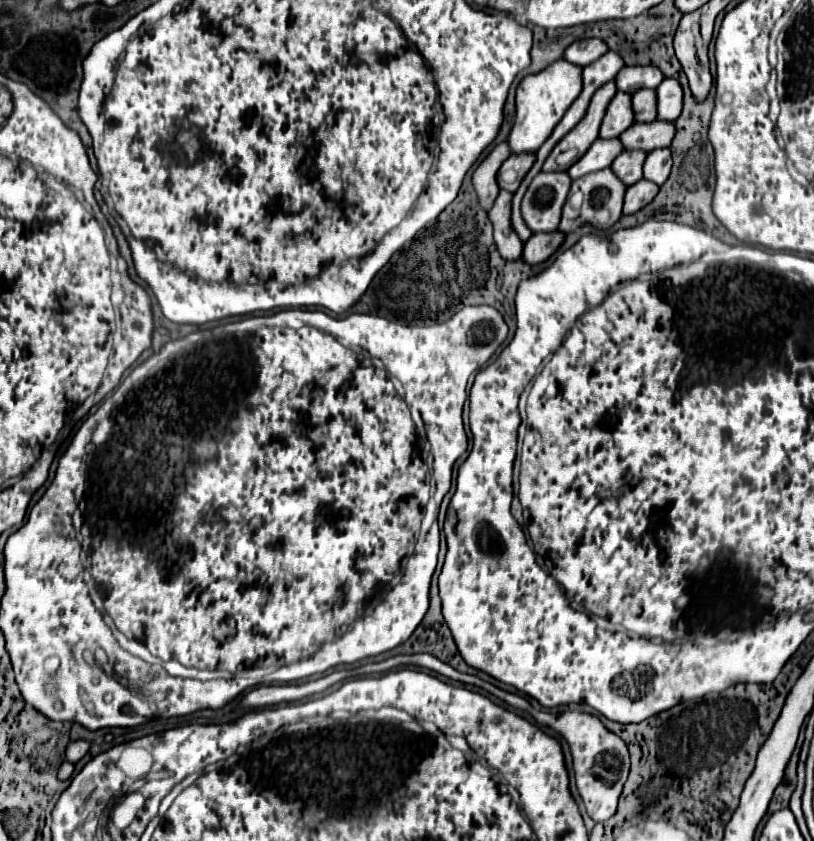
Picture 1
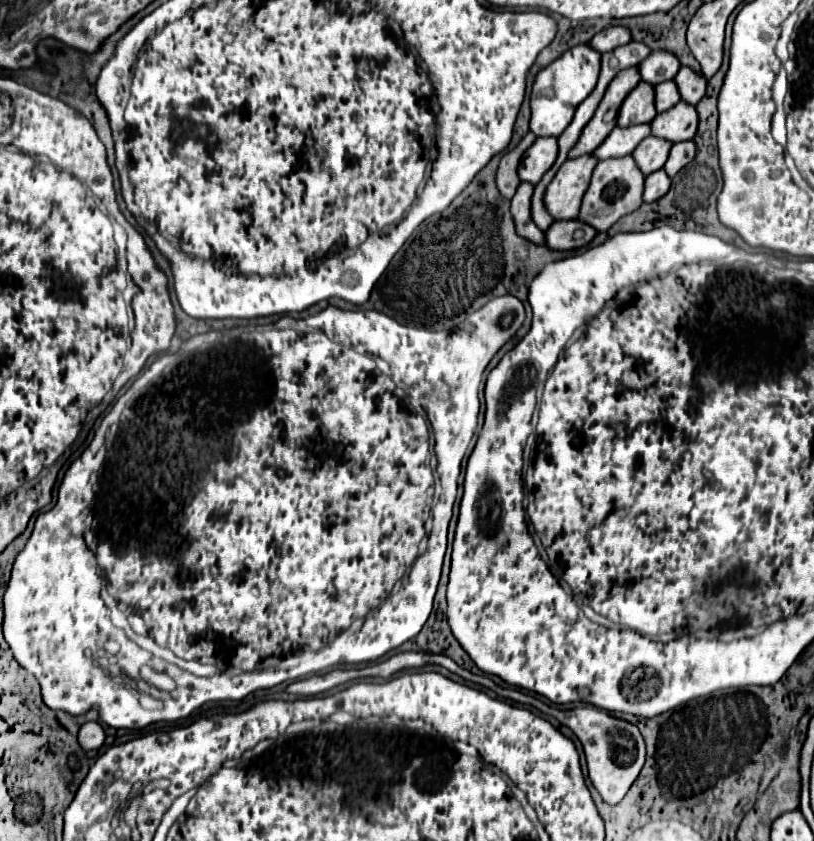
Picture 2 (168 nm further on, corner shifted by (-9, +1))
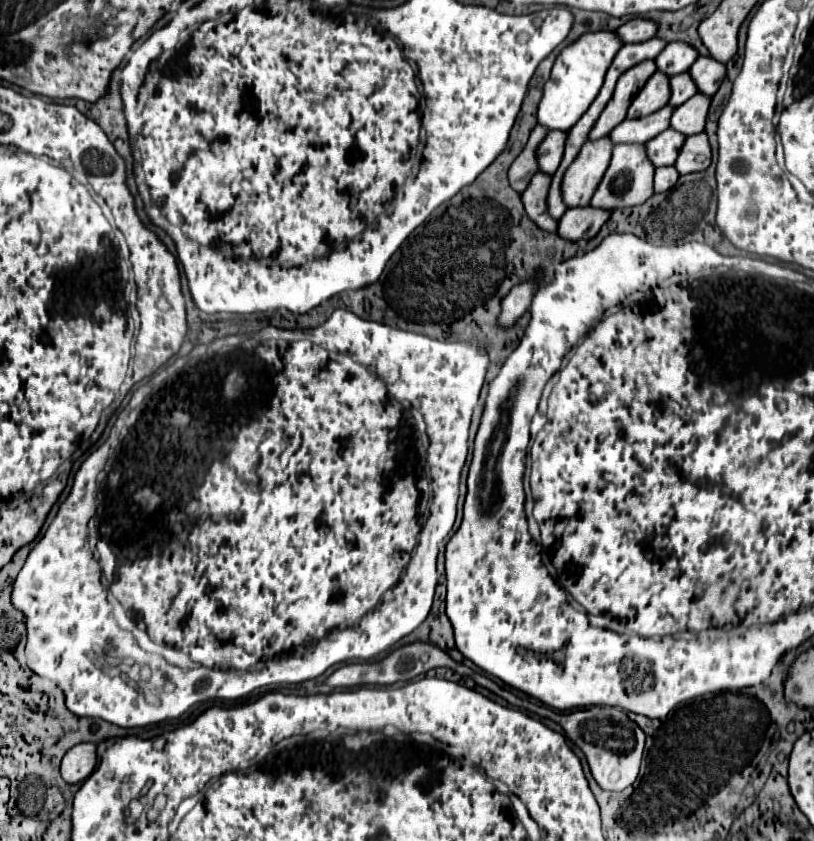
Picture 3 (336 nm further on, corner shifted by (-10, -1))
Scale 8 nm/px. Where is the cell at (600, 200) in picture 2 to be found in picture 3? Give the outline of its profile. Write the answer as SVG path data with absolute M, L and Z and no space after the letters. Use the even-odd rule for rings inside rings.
M642 144L614 146L610 166L608 166L602 182L598 184L598 188L596 188L596 192L594 192L592 200L590 200L590 206L612 212L612 210L618 210L618 208L644 204L654 194L654 190L652 190L652 176L654 176L654 166L646 158L646 150L644 150Z

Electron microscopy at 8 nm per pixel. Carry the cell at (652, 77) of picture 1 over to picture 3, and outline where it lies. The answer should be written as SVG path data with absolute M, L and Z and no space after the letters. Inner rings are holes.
M670 42L654 58L654 62L656 62L658 72L662 72L666 76L676 76L676 74L688 72L696 58L698 58L698 52L692 46L688 46L684 42Z

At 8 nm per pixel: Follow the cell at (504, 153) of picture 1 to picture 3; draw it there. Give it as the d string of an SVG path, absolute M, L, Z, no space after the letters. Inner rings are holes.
M536 126L530 134L528 144L524 146L524 150L518 154L518 158L512 162L510 170L508 170L508 182L510 188L516 190L518 194L522 194L530 182L530 178L538 172L538 164L536 164L536 148L542 142L542 138L546 136L548 128L544 126Z

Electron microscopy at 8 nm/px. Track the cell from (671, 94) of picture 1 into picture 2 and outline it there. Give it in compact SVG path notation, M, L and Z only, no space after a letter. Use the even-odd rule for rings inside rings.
M683 66L679 70L679 74L675 76L675 82L679 86L679 92L683 96L685 102L689 104L697 104L703 96L705 96L705 90L707 90L707 78L703 74L697 74L695 70Z

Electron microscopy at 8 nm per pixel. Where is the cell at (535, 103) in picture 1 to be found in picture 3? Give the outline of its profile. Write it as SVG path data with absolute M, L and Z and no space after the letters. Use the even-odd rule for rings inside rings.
M602 30L582 34L576 42L566 46L552 66L550 80L544 84L544 94L538 104L538 124L546 126L548 130L568 132L598 96L604 82L604 74L620 46L622 42L618 42L614 32Z

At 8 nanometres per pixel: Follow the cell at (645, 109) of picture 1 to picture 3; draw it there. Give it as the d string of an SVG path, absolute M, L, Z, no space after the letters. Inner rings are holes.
M688 72L684 74L678 74L678 76L672 76L670 78L670 100L668 100L668 106L676 108L680 104L684 104L686 100L690 100L694 94L696 94L696 86L690 78Z

